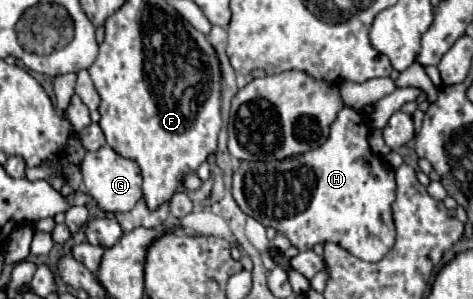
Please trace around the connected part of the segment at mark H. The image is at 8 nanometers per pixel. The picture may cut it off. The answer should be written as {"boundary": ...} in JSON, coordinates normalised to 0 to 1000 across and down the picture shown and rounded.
{"boundary":[[[725,355],[712,381],[712,401],[700,415],[696,462],[683,488],[607,535],[586,535],[586,569],[569,569],[560,542],[514,535],[505,569],[493,582],[493,662],[522,722],[603,783],[628,836],[653,836],[666,816],[704,809],[763,870],[797,876],[835,816],[835,756],[827,729],[827,682],[835,669],[835,582],[831,562],[814,562],[810,535],[780,502],[776,455],[780,421],[767,381]]]}

